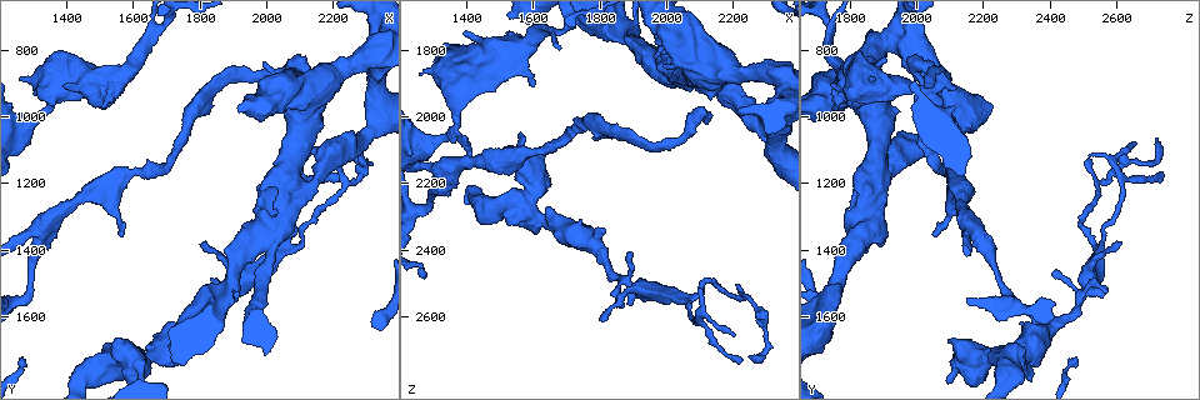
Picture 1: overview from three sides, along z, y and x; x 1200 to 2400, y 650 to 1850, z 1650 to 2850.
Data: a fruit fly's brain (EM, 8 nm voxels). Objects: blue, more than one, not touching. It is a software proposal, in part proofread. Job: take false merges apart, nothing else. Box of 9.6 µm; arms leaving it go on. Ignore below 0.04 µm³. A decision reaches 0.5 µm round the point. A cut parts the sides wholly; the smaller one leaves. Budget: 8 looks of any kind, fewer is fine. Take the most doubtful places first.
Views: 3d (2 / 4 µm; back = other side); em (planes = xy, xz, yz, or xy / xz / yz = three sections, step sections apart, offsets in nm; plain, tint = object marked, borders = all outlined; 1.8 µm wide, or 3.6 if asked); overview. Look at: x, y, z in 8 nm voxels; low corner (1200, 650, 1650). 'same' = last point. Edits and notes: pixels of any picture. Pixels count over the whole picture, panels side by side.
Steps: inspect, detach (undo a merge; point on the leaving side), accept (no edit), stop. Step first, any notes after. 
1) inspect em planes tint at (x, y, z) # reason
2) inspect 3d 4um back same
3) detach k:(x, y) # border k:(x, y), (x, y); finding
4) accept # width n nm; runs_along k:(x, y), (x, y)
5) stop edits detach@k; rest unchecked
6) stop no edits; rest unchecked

inspect em planes plain at (1660, 730, 1740) # two arms in line, one across

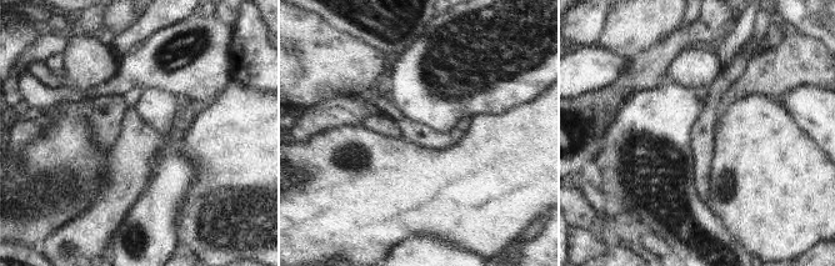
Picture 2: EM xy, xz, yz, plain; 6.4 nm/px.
inspect em planes tint same # where the object lies

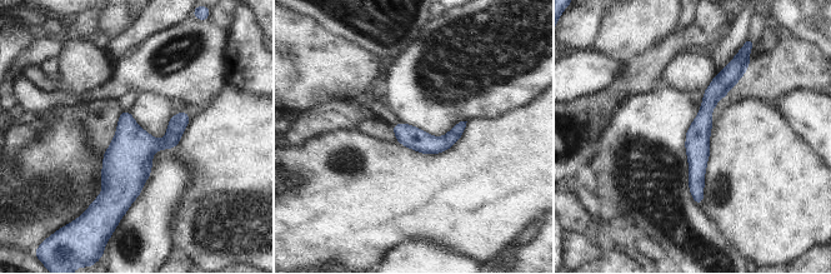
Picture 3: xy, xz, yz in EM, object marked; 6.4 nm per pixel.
accept # one neuron here

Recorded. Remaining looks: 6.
inspect 3d 2um at (2040, 1410, 2540) # three-way junction

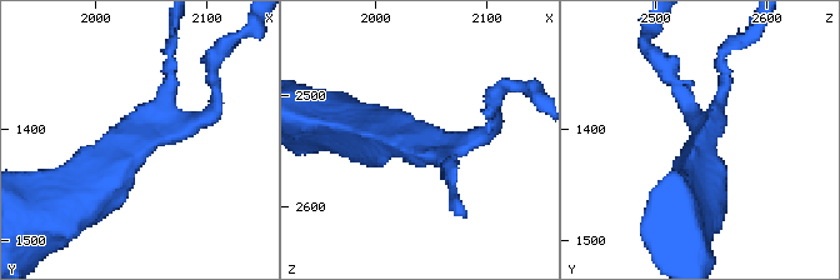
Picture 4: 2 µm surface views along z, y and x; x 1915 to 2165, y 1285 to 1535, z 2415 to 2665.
inspect em planes tint at (2042, 1404, 2546) # arms 3; shape alone is not enough

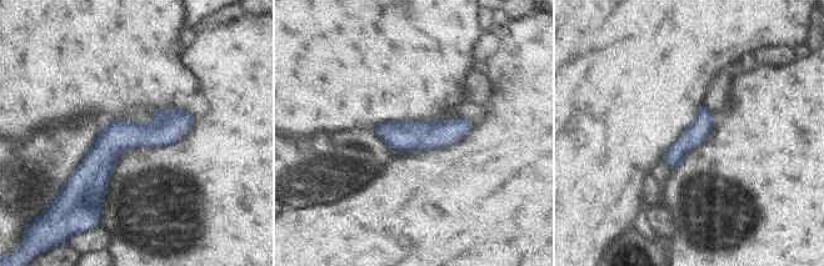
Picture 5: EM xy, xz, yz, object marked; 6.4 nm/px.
accept # runs_along 5:(191, 119), (126, 136), (95, 200); continuous, no second neuron

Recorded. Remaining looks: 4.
inspect 3d 2um at (1290, 1500, 2250) # narrows sharply

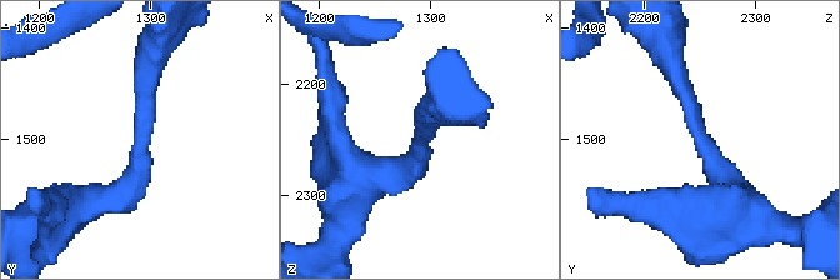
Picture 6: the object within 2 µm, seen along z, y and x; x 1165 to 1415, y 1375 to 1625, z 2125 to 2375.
inspect em planes tint at (1292, 1492, 2246) # arm_widths 280, 280 nm; now the EM

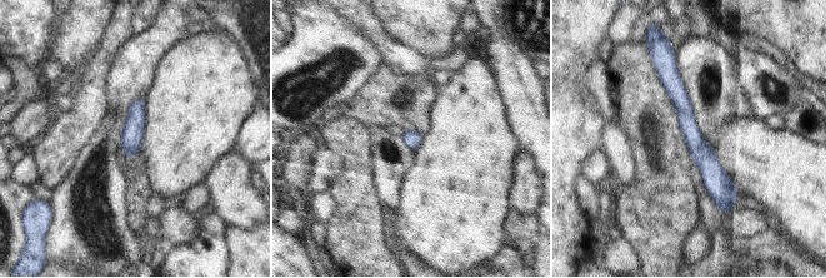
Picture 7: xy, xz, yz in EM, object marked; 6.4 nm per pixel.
accept # runs_along 7:(672, 65), (722, 205); all the same neuron

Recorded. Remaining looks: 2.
inspect 3d 4um at (2300, 1070, 2050) # touches itself

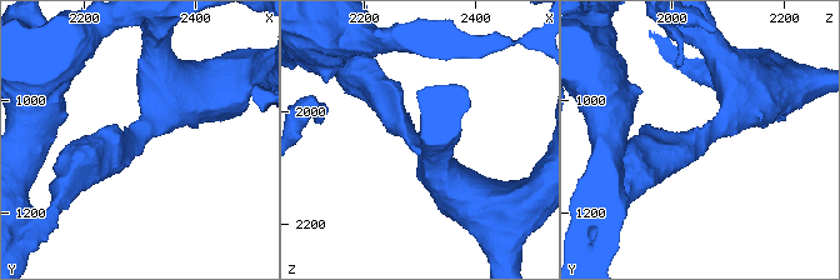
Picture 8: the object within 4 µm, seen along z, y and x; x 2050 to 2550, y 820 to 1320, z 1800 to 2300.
inspect em planes tint at (2290, 1075, 2055)

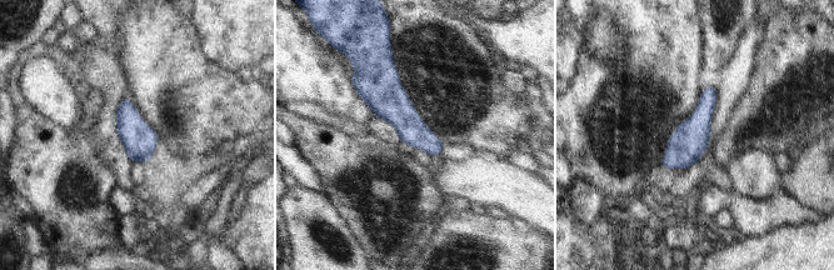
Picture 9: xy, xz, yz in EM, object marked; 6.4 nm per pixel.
accept # all the same neuron

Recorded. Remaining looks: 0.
stop no edits; rest unchecked

